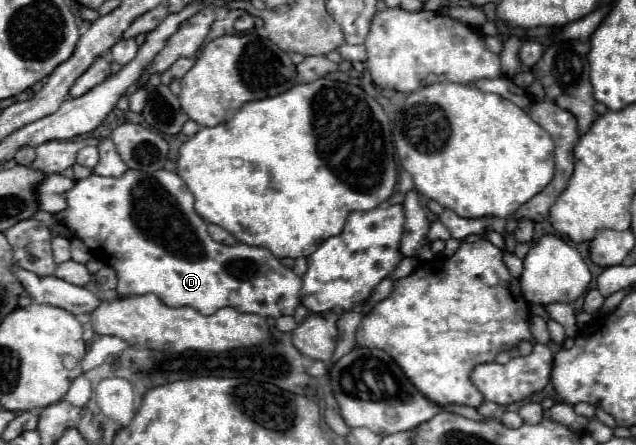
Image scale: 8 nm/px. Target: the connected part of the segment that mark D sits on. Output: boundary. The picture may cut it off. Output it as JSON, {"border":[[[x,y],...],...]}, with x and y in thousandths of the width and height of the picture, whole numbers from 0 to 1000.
{"border":[[[201,382],[189,400],[164,400],[142,391],[123,404],[104,436],[107,467],[85,490],[119,521],[119,530],[145,562],[145,571],[173,593],[182,607],[186,665],[223,665],[245,661],[261,688],[299,688],[318,706],[336,706],[340,697],[362,688],[374,701],[393,701],[406,710],[440,715],[462,706],[472,683],[475,625],[456,602],[443,598],[418,557],[399,557],[390,548],[343,548],[330,535],[324,499],[305,476],[305,440],[277,387],[217,387]]]}

